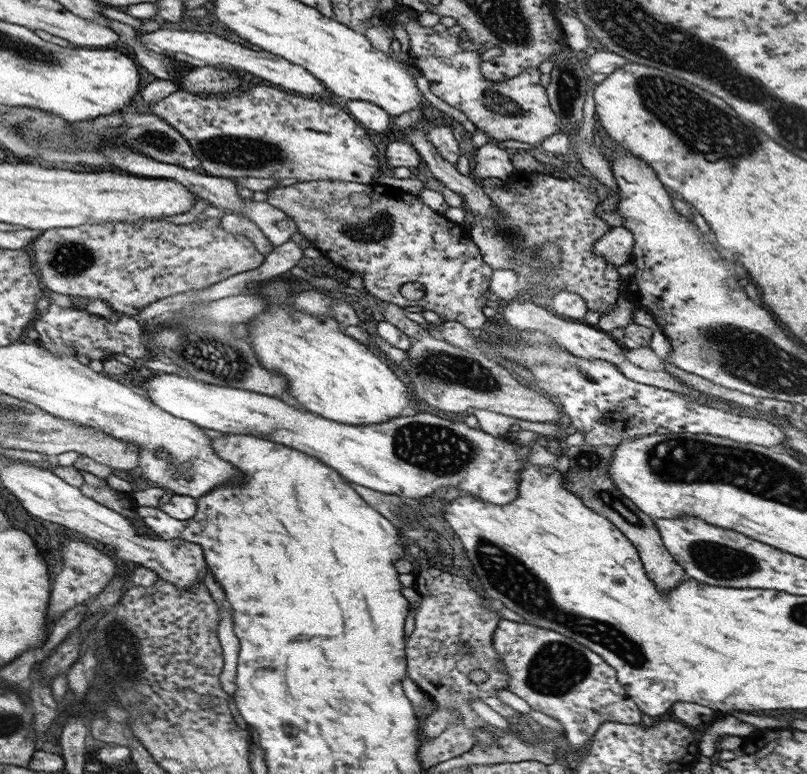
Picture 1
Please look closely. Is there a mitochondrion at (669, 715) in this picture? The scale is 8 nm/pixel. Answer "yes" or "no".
no

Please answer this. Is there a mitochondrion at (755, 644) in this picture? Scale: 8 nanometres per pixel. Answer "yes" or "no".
no

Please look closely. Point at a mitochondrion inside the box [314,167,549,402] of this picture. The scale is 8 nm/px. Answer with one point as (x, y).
(447, 367)

